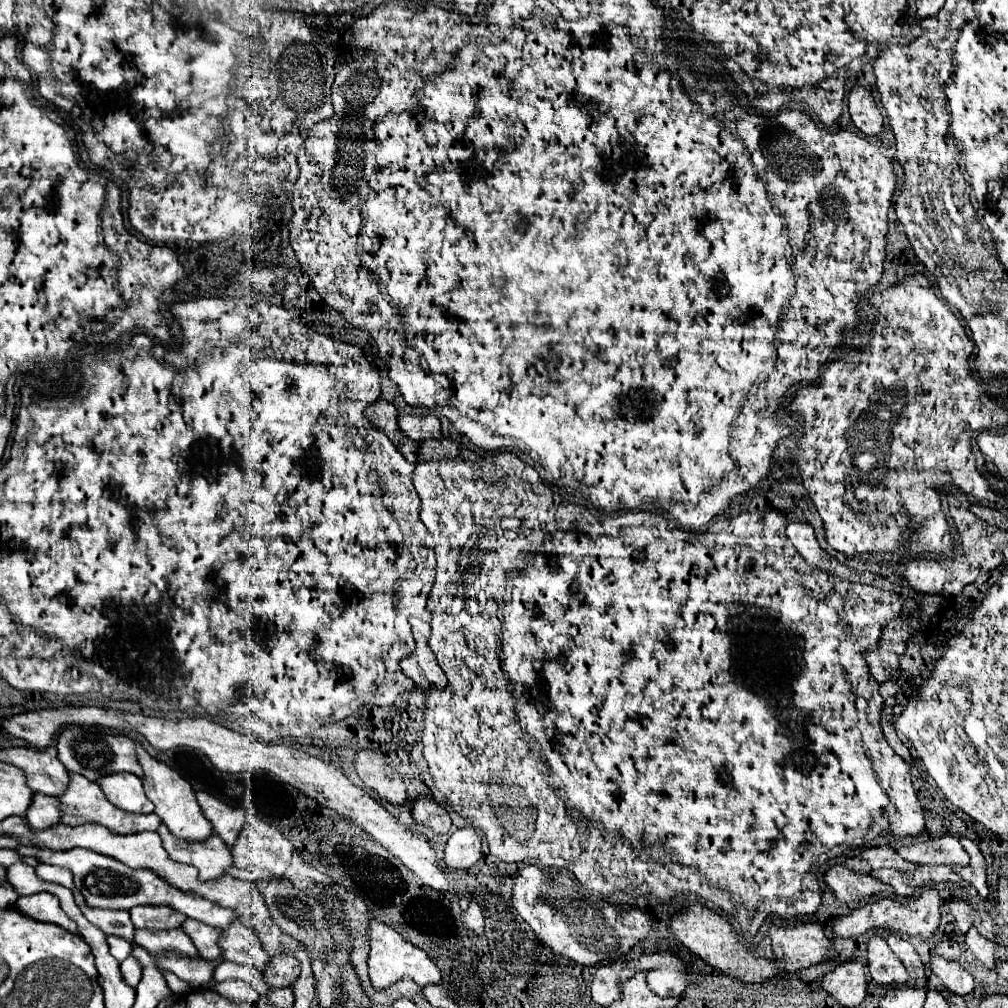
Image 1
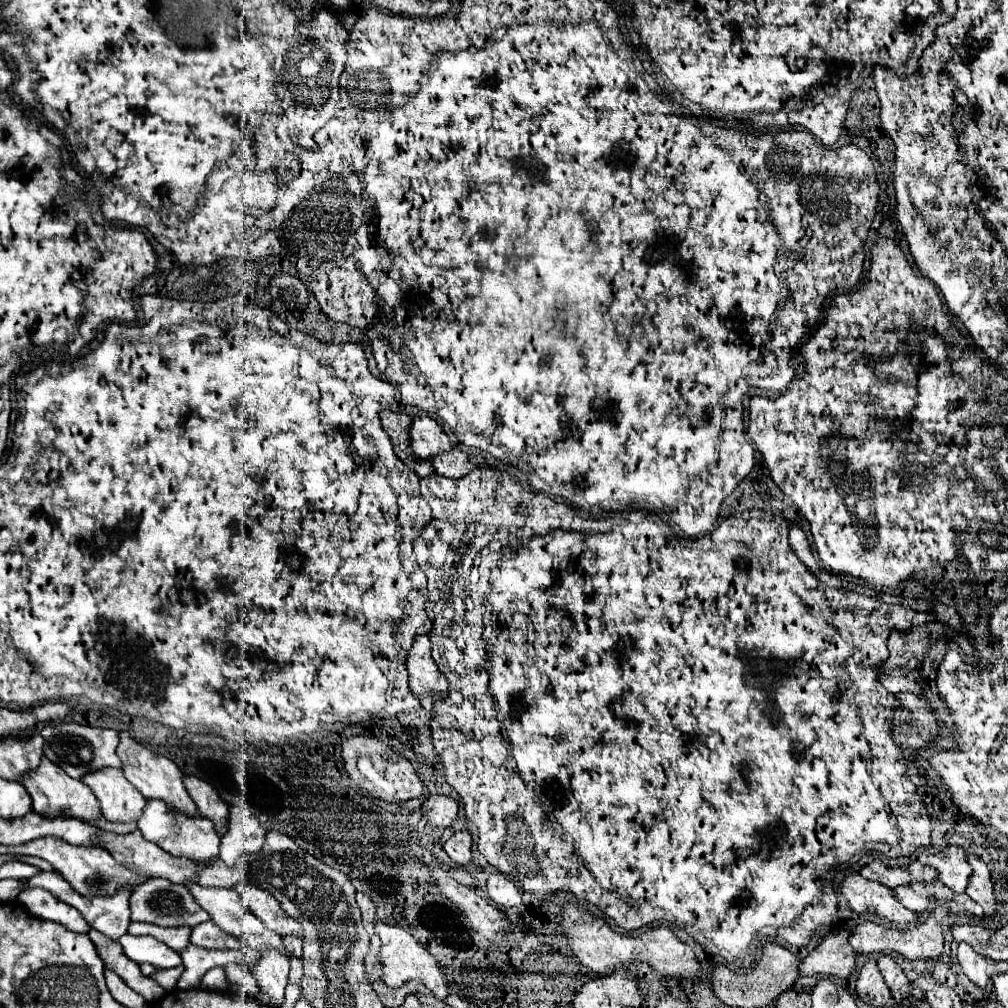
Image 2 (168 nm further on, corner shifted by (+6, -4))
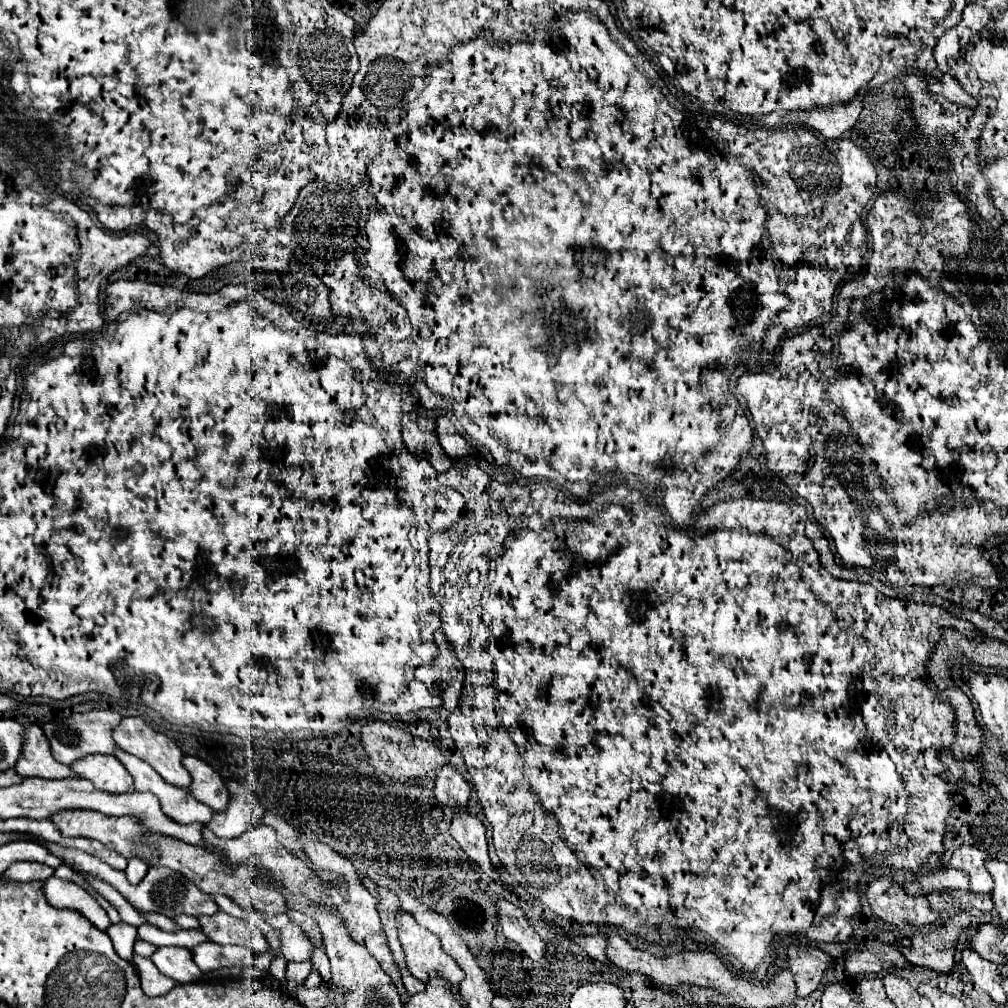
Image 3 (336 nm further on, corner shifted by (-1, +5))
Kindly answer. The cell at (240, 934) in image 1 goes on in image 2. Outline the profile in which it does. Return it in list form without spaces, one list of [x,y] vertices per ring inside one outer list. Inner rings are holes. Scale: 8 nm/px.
[[[263,951],[261,959],[253,967],[253,975],[259,981],[259,987],[263,993],[269,993],[271,1001],[281,1007],[283,1005],[283,993],[285,985],[289,983],[289,959],[281,957],[281,953],[273,951]]]

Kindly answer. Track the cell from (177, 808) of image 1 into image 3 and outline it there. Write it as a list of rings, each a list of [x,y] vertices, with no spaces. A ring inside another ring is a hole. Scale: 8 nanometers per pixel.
[[[134,716],[134,718],[122,718],[122,722],[116,726],[116,732],[112,732],[114,740],[116,740],[116,746],[144,762],[148,762],[168,784],[174,784],[174,786],[182,786],[182,788],[190,788],[192,784],[192,778],[188,774],[188,770],[182,766],[182,750],[164,734],[158,734],[154,732],[150,726],[146,726],[146,722],[140,718],[140,716]]]

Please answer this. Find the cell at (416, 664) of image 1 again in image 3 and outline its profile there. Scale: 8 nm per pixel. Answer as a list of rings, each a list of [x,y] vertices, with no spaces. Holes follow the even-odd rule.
[[[440,652],[434,664],[416,668],[416,678],[426,684],[430,694],[442,698],[442,706],[446,710],[454,710],[458,706],[464,666],[456,660],[454,652]]]

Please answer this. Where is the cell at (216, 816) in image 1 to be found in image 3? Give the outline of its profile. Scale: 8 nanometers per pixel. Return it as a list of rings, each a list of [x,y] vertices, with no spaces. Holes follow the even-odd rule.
[[[194,756],[184,758],[184,768],[192,776],[192,794],[196,796],[196,800],[204,802],[216,812],[224,812],[230,802],[230,794],[224,784],[224,778],[210,764]]]

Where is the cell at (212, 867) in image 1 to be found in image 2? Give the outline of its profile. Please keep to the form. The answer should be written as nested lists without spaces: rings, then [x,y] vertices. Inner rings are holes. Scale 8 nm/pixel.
[[[147,801],[141,817],[137,819],[137,827],[145,839],[155,841],[173,855],[183,855],[199,863],[219,855],[219,835],[213,829],[213,823],[205,817],[189,817],[185,813],[177,813],[171,809],[171,805],[165,805],[165,801]]]

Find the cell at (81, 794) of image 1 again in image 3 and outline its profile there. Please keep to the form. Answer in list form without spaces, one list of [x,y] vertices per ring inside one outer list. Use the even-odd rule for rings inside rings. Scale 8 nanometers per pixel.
[[[28,726],[24,756],[20,756],[20,760],[16,762],[16,772],[20,772],[22,776],[48,778],[48,780],[80,778],[80,774],[76,774],[70,766],[54,760],[52,748],[40,726]]]

